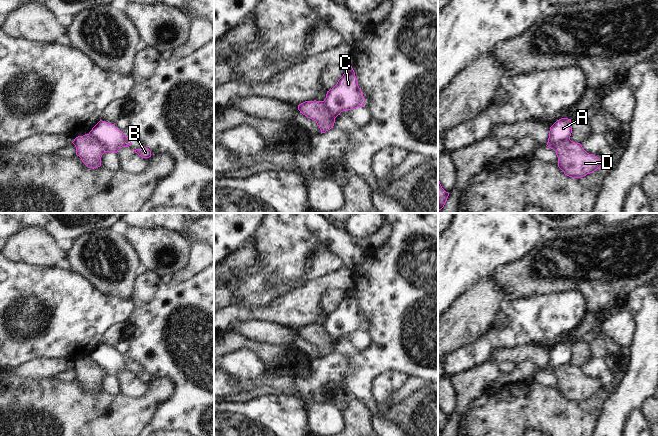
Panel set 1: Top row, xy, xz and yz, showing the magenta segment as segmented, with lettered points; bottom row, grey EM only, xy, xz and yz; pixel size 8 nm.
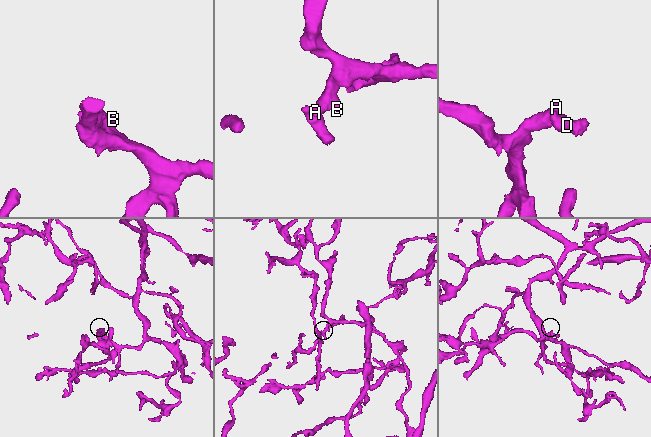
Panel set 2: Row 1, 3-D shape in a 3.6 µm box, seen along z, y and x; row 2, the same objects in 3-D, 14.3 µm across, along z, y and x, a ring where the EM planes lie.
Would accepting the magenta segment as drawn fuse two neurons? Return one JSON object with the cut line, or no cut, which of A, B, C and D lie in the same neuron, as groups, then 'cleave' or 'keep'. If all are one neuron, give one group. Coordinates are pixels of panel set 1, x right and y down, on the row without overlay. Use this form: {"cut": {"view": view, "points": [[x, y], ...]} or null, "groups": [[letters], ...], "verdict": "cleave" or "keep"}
{"cut": {"view": "xy", "points": [[89, 357], [107, 375]]}, "groups": [["A", "B", "C"], ["D"]], "verdict": "cleave"}

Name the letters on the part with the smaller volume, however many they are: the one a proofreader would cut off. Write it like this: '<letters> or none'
D

